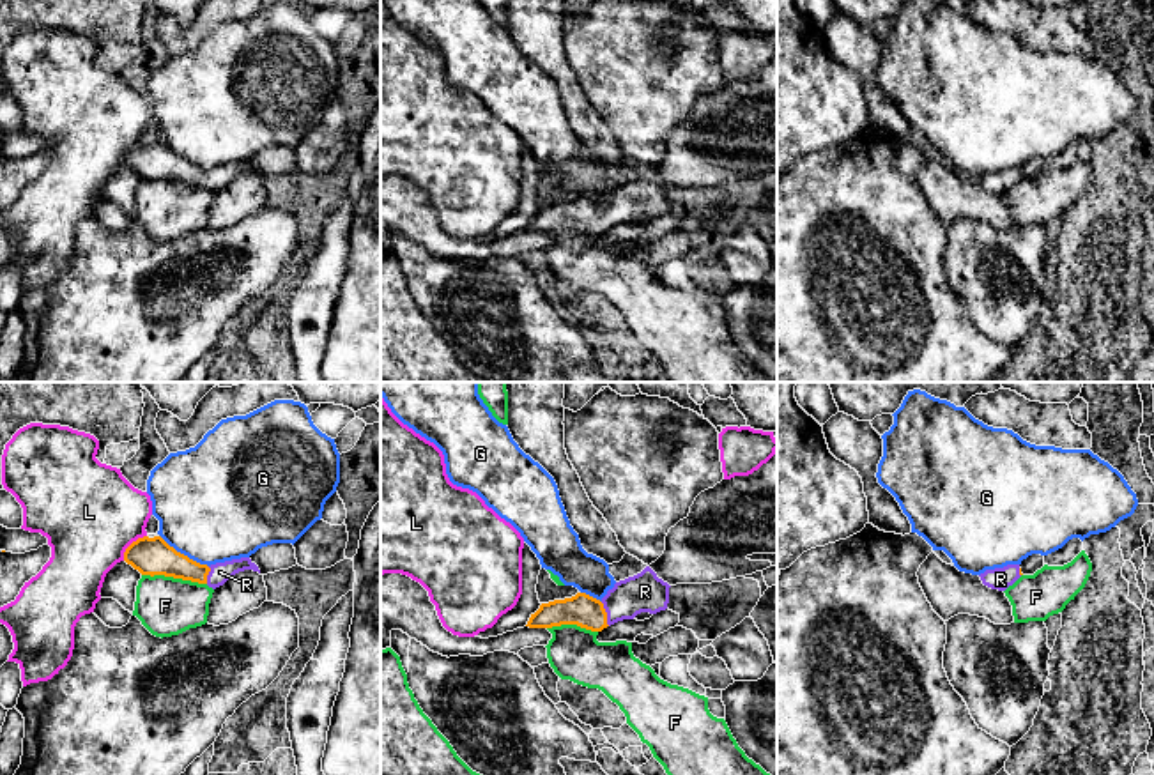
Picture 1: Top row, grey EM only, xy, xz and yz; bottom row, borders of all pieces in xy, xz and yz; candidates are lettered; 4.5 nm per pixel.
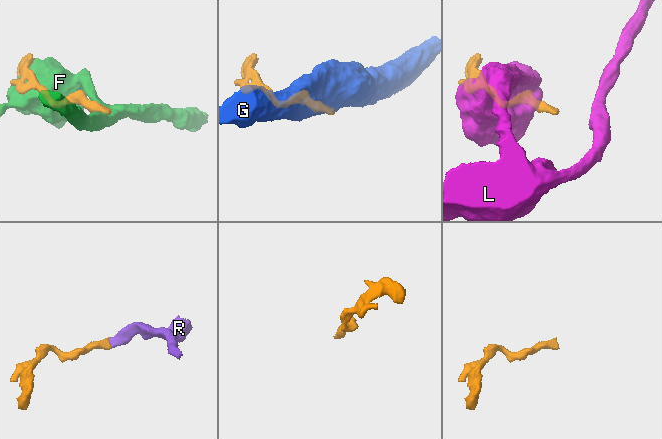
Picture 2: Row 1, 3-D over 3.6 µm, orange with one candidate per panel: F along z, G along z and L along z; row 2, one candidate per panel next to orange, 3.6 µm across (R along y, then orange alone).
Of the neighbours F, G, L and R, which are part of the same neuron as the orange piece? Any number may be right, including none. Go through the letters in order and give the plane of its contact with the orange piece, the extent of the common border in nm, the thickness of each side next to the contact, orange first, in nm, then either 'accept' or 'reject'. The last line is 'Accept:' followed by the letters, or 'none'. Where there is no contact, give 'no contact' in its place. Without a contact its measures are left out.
F: contact in xy; length 300 nm; calibres 180 and 260 nm; reject
G: contact in xy; length 260 nm; calibres 180 and 500 nm; reject
L: contact in xy; length 160 nm; calibres 180 and 460 nm; reject
R: contact in xz; length 120 nm; calibres 150 and 180 nm; accept
Accept: R

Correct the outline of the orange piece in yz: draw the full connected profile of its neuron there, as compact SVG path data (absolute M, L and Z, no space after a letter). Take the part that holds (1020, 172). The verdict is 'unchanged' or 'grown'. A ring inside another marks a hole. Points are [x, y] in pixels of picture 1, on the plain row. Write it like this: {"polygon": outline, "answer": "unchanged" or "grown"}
{"polygon": "M1007 168L1004 172L986 173L981 177L981 184L984 189L998 195L1005 195L1009 189L1012 189L1021 180L1019 168Z", "answer": "grown"}

